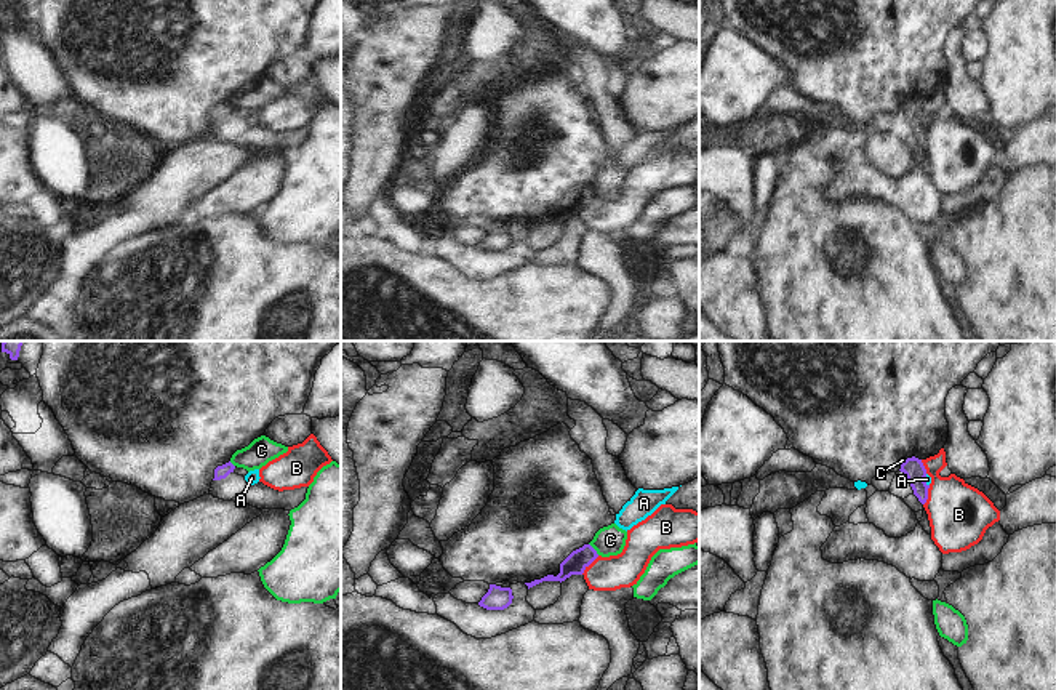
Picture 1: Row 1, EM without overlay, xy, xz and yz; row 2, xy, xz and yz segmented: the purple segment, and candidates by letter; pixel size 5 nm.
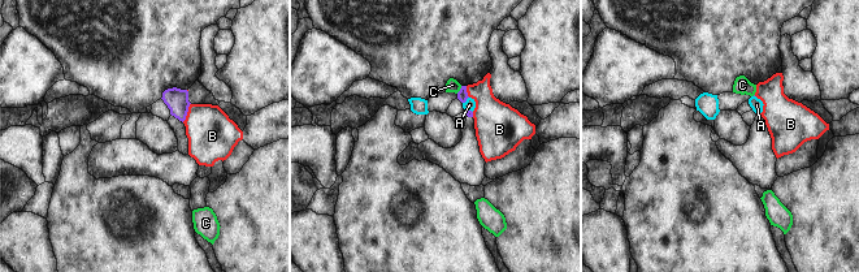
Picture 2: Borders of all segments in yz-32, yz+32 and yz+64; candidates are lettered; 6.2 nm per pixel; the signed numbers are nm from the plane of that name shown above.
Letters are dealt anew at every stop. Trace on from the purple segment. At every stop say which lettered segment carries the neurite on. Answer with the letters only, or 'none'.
none

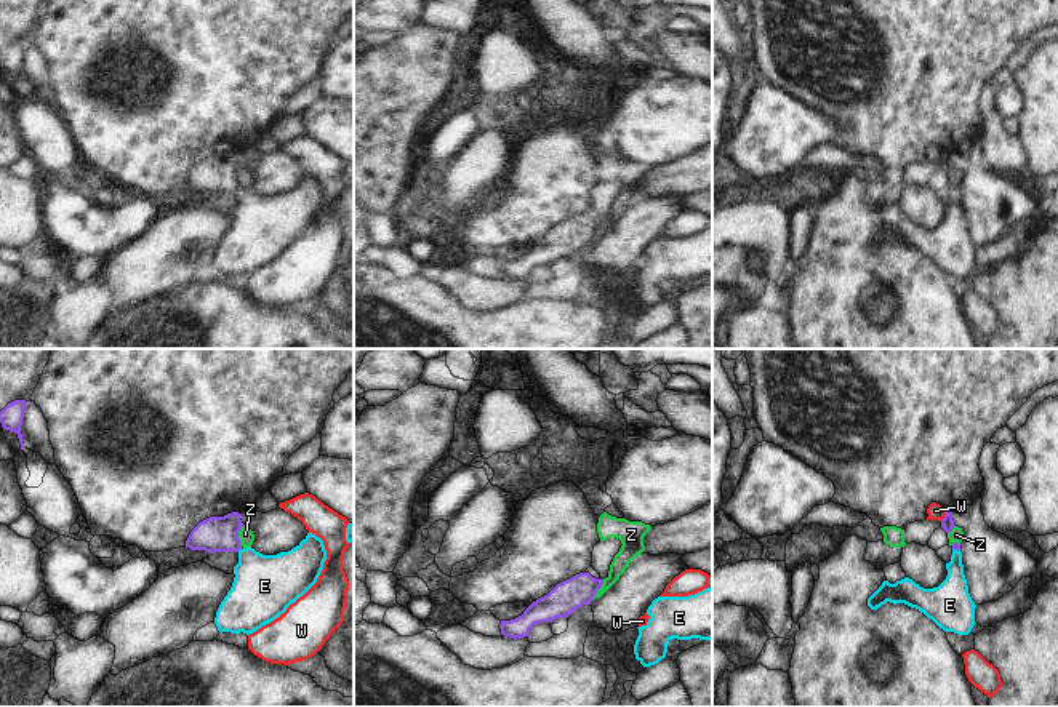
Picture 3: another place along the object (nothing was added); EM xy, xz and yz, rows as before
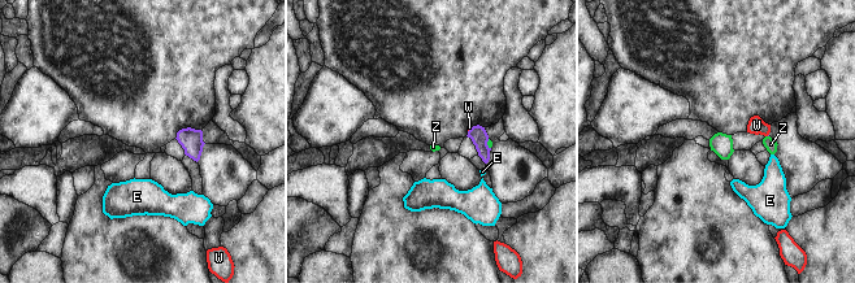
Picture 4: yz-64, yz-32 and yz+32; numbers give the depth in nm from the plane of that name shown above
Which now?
E

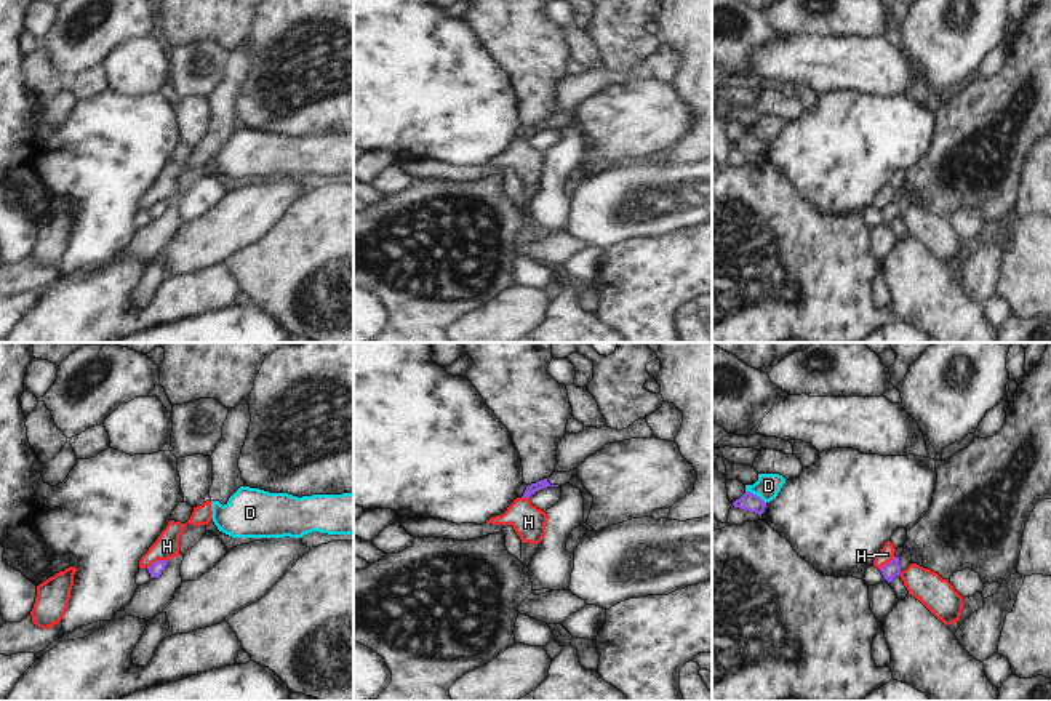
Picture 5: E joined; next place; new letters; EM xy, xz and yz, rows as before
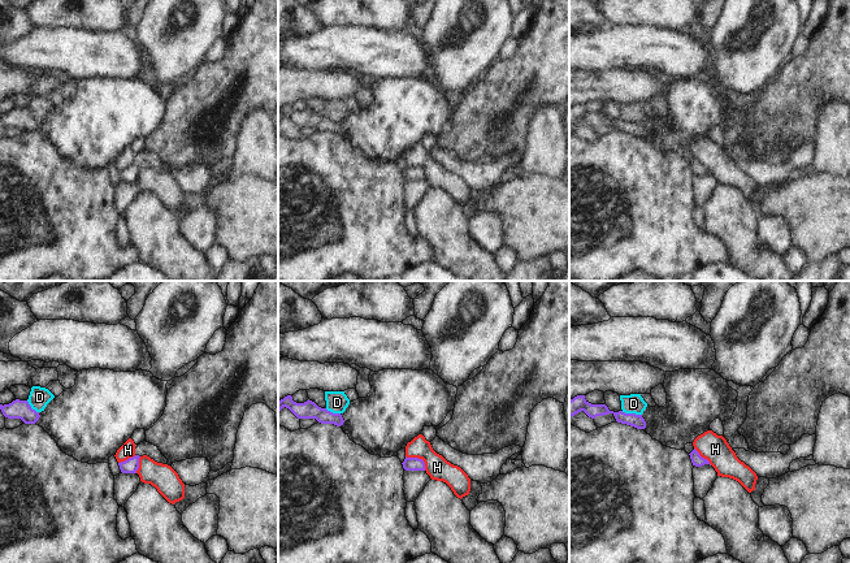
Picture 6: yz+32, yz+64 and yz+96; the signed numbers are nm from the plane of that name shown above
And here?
none

